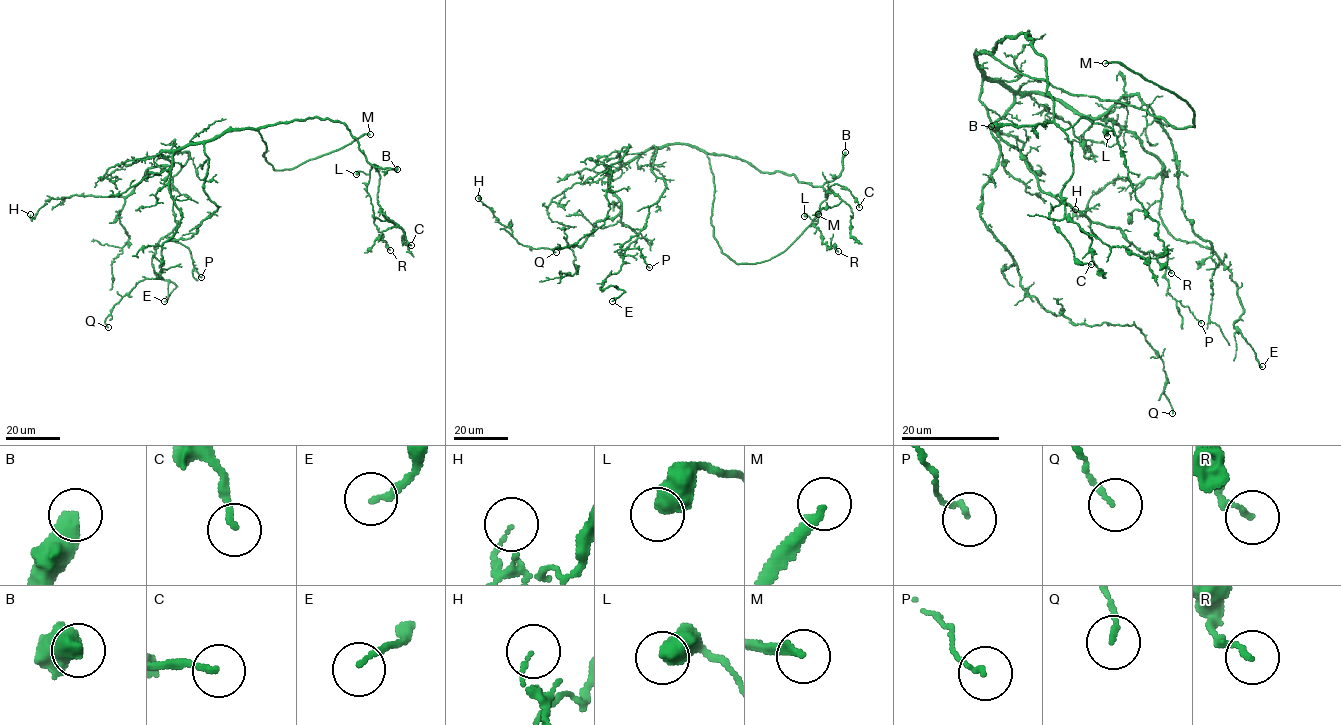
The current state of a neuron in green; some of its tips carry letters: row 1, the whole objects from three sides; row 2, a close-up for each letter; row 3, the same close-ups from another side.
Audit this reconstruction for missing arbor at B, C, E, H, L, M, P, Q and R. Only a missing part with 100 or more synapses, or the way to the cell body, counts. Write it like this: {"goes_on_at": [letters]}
{"goes_on_at": ["B", "M"]}

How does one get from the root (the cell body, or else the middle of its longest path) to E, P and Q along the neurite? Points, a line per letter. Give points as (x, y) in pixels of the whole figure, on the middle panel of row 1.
E: (662, 147), (609, 177), (621, 220), (637, 237), (599, 288), (624, 291), (612, 301)
P: (662, 147), (652, 147), (651, 170), (665, 189), (649, 207), (645, 227), (621, 248), (641, 249), (649, 267)
Q: (662, 147), (620, 164), (619, 152), (617, 156), (623, 147), (629, 146), (609, 167), (605, 223), (556, 252)

